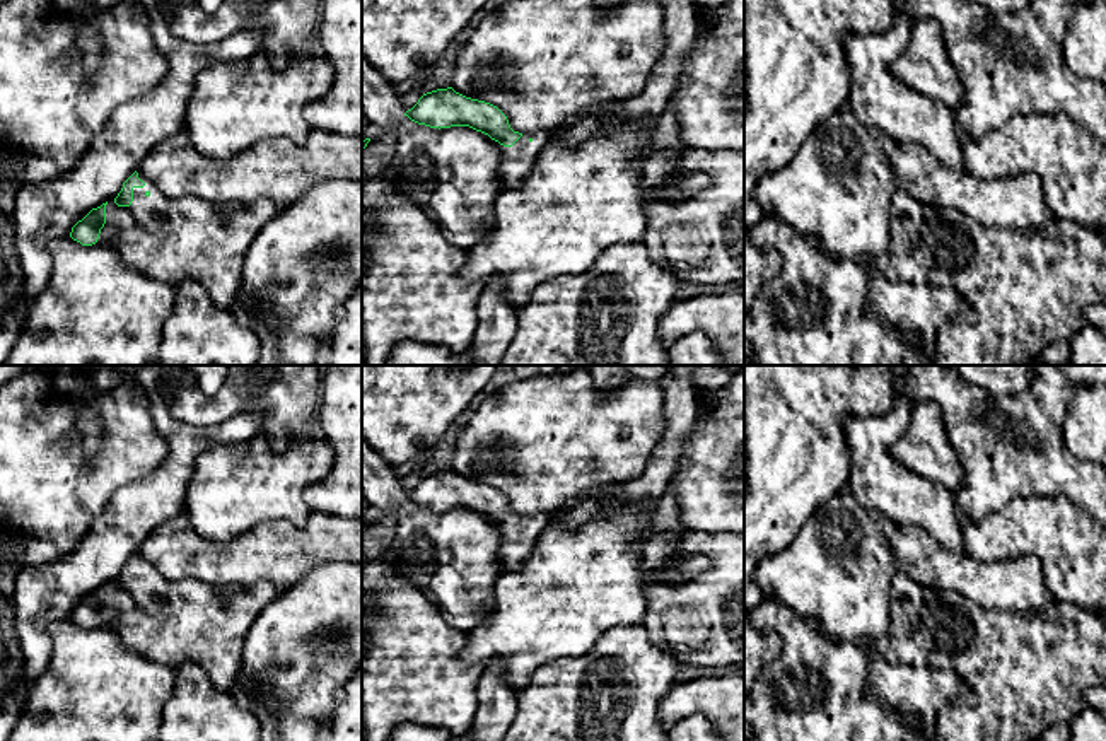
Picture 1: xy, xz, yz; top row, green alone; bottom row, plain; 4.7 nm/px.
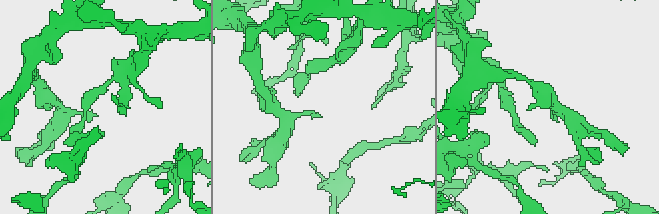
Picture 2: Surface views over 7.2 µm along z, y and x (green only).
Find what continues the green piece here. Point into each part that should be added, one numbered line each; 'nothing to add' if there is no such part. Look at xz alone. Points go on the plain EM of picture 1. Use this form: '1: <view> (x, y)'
1: xz (516, 543)

